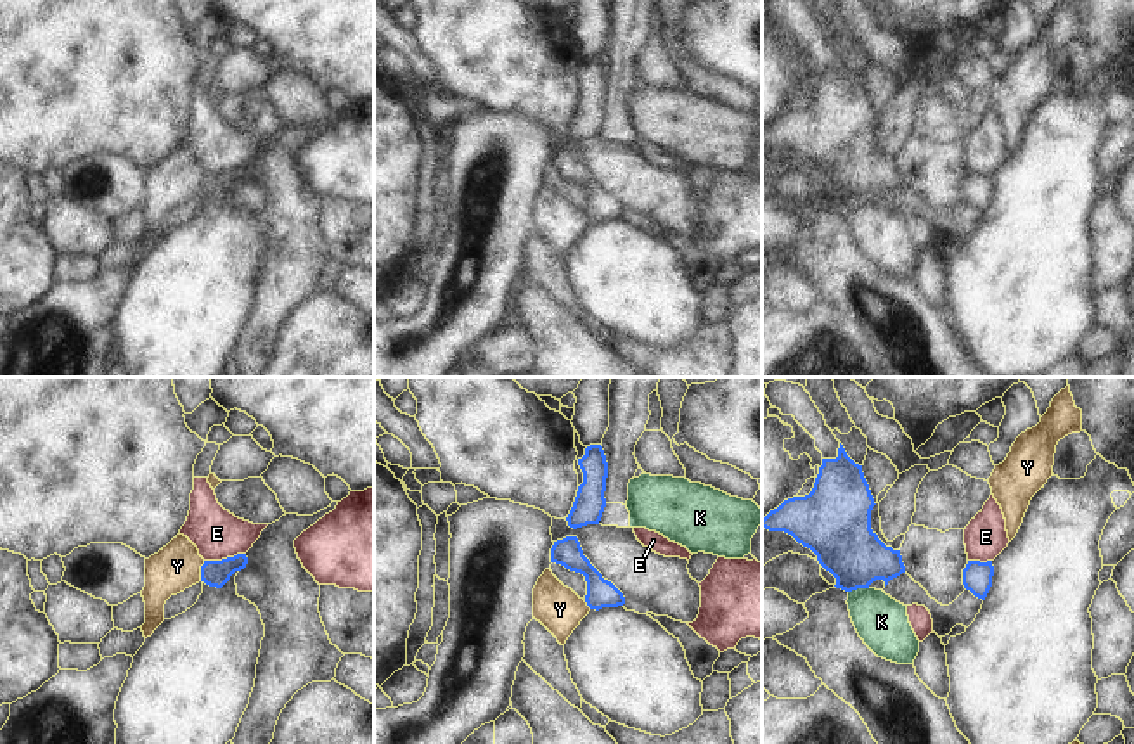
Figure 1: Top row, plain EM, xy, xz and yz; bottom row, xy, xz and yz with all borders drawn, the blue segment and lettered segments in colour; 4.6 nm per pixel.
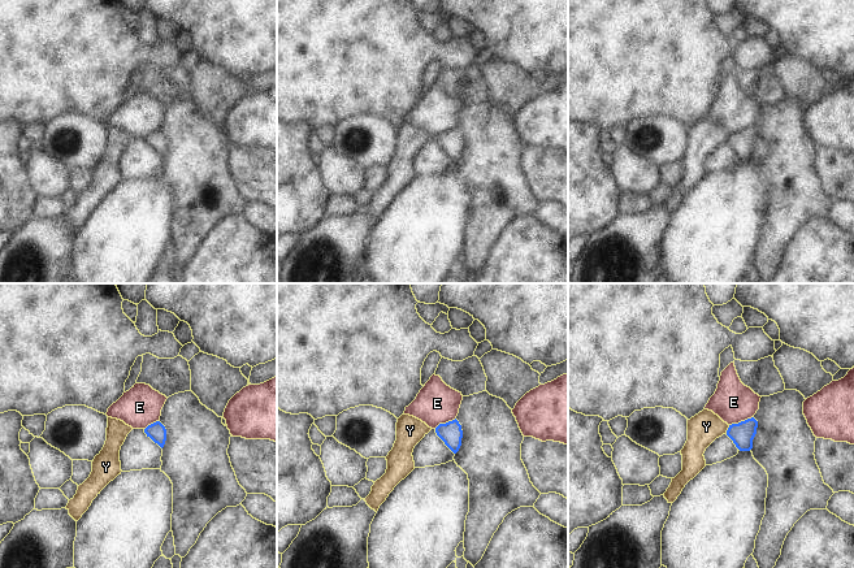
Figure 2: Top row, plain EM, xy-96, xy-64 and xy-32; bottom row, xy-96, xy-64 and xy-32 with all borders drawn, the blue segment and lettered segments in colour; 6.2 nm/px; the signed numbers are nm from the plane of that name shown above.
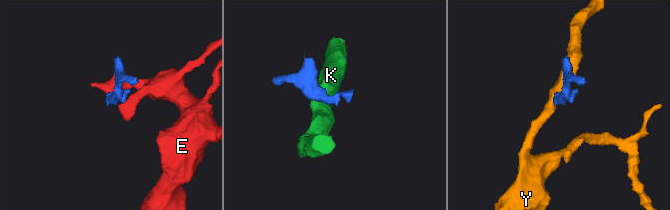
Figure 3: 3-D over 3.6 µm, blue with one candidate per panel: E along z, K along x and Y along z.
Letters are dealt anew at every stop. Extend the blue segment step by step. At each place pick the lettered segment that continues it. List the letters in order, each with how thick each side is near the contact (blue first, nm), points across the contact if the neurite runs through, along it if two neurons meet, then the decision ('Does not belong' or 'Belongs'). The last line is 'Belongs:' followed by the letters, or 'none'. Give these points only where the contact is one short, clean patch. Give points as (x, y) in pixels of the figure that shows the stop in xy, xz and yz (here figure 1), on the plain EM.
E: Thickness 130 nm (blue) against 240 nm. Boundary: xy (244, 165), (219, 173), (205, 173). Does not belong
K: Thickness 280 nm (blue) against 240 nm. Boundary: yz (868, 199), (857, 199), (849, 205). Does not belong
Y: Thickness 130 nm (blue) against 220 nm. Boundary: xy (205, 173), (199, 192). Does not belong
Belongs: none.

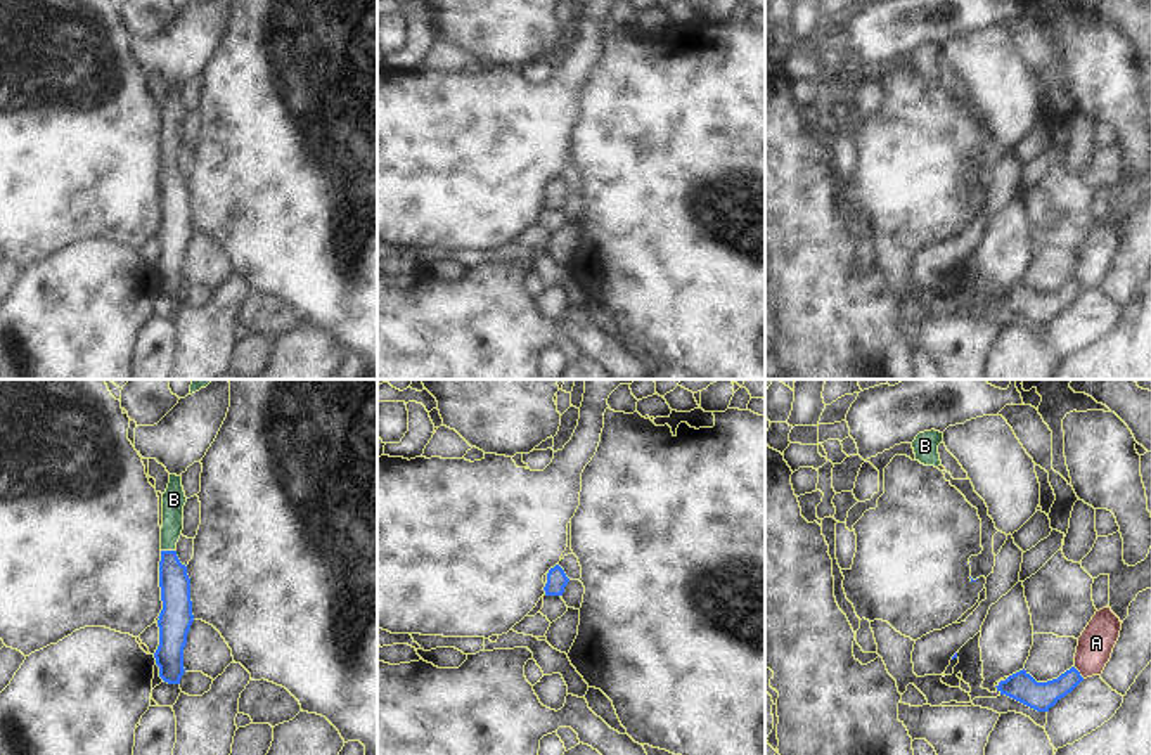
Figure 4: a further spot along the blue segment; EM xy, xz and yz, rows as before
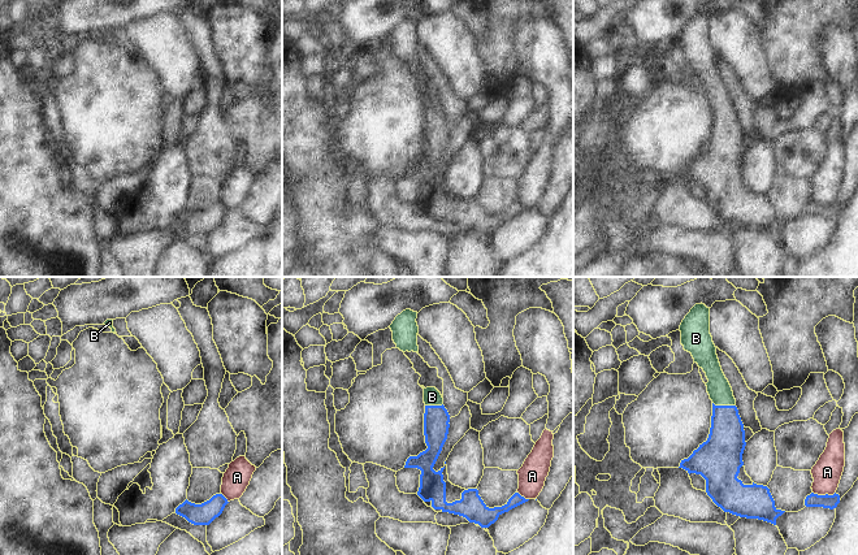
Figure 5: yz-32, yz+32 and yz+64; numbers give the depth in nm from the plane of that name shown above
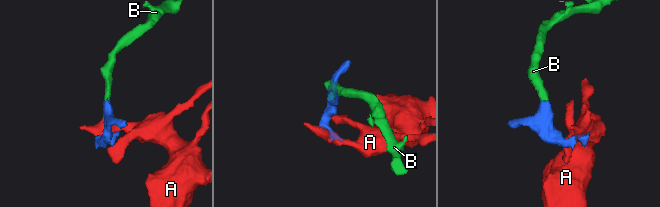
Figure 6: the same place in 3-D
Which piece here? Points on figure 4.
A: Thickness 140 nm (blue) against 160 nm. Boundary: yz (1073, 279), (1084, 290). Does not belong
B: Thickness 140 nm (blue) against 110 nm. Path across: xy (175, 198), (168, 163), (173, 111). Belongs
Belongs: B.

